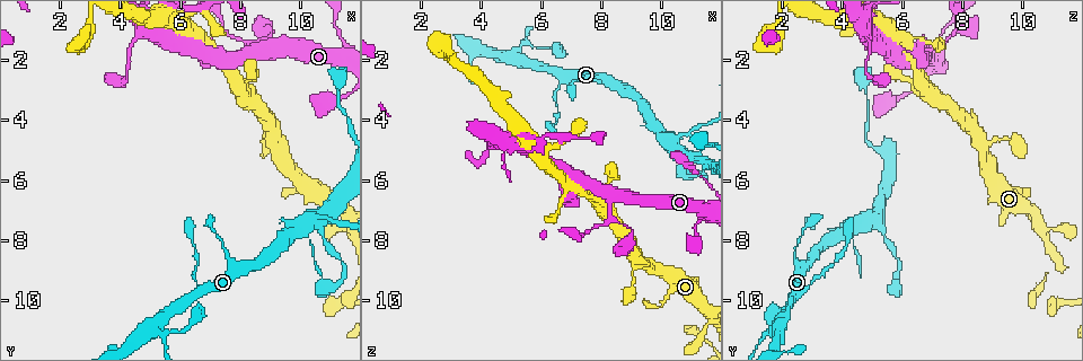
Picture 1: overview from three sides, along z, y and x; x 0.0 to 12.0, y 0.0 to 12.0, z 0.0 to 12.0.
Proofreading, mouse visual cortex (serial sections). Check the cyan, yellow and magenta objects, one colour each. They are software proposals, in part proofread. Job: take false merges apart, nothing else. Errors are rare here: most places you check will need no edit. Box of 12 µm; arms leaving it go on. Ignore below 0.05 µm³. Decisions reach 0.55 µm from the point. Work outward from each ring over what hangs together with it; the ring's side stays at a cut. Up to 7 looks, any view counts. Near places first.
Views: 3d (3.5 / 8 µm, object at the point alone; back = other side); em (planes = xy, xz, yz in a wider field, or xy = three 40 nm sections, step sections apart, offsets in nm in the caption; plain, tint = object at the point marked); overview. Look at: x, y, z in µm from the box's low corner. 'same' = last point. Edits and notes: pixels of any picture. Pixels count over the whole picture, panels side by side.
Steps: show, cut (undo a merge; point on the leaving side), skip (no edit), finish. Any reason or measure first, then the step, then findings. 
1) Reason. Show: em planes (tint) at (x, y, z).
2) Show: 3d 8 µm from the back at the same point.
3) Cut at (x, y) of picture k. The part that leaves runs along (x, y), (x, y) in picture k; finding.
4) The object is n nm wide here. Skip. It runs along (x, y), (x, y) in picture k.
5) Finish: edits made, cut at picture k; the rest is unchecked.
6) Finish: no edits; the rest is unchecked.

Sudden change in width. Show: 3d 3.5 µm at (5.4, 11.4, 1.3).

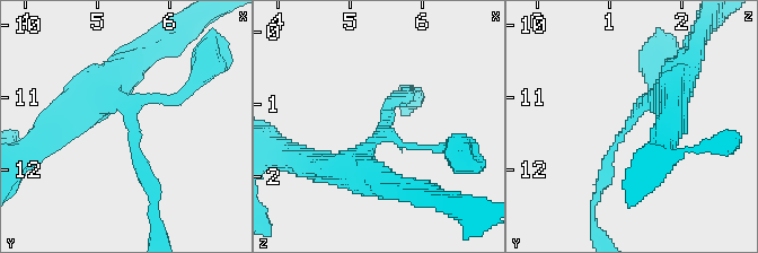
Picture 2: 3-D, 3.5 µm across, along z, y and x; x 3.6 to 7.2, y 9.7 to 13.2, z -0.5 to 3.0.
Shape alone is not enough. Show: em planes (tint) at (5.50, 11.35, 1.30).

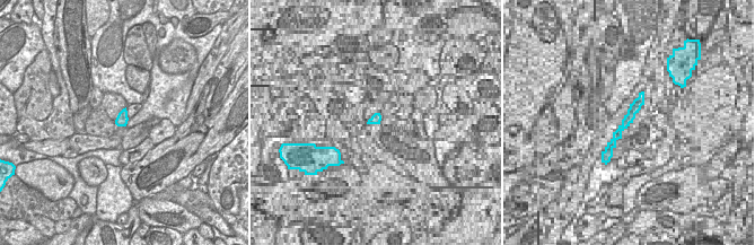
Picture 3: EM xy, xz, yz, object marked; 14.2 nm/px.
The object is 170 nm wide here. Skip. It runs along (677, 81), (660, 102), (645, 102), (602, 167) in picture 2; continuous, no second cell.

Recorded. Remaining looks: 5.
Four-way junction. Show: 3d 3.5 µm at (10.7, 7.6, 5.3).

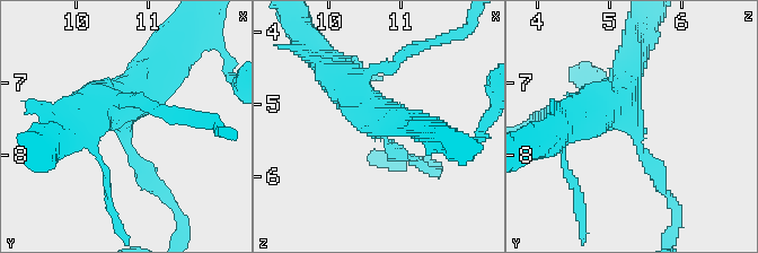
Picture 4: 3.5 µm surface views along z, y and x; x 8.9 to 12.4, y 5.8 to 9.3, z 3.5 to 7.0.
Show: em xy step 1 (tint) at (10.60, 7.55, 5.25).

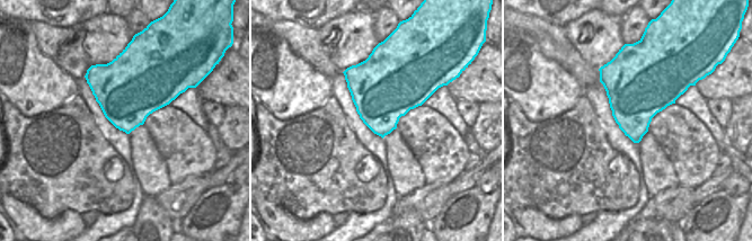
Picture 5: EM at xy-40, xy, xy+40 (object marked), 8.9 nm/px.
Show: em xy step 3 (tint) at the same point.

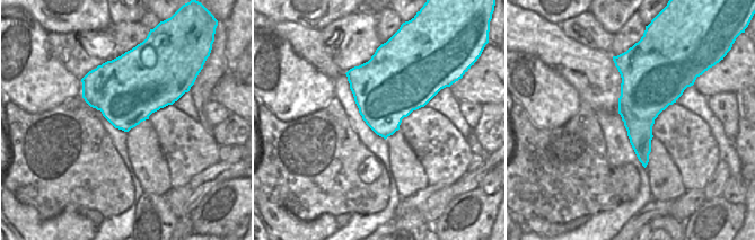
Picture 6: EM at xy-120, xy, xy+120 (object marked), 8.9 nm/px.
The arms are 100, 150, 400, 400 nm wide. Skip. One cell here.

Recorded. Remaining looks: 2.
Finish: no edits; the rest is unchecked.

